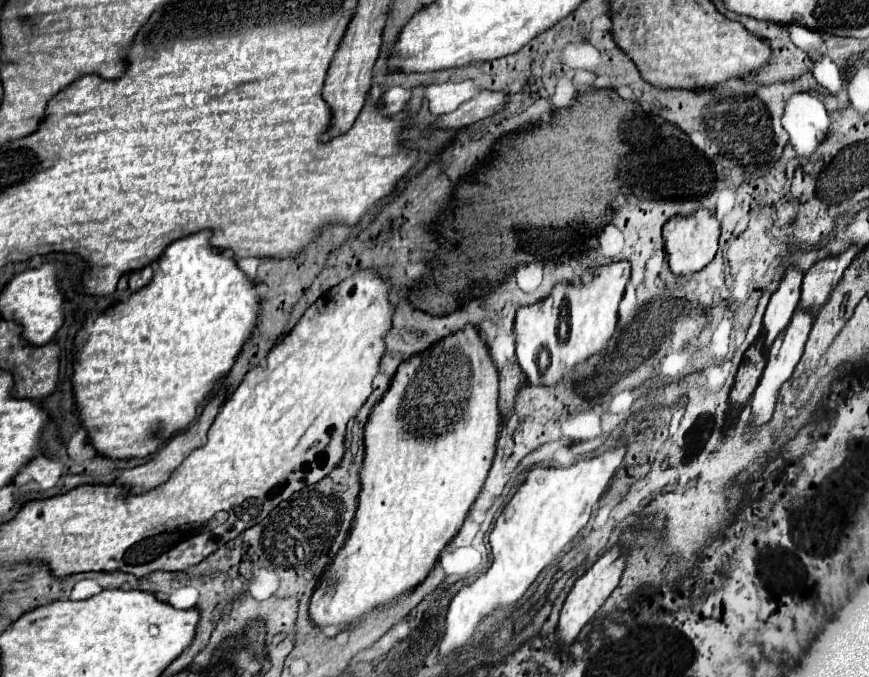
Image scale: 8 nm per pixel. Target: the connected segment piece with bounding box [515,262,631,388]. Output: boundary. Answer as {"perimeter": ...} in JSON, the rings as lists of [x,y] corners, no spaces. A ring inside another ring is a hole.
{"perimeter":[[[615,262],[601,266],[599,272],[593,276],[589,284],[583,286],[555,286],[551,296],[543,302],[537,302],[533,306],[523,306],[517,310],[515,318],[515,346],[517,346],[517,362],[527,376],[527,382],[533,386],[547,386],[547,388],[557,388],[559,384],[565,382],[565,378],[571,378],[575,374],[575,366],[579,362],[589,360],[595,354],[603,354],[607,350],[609,340],[615,334],[617,326],[617,308],[623,298],[625,286],[629,282],[631,268],[629,262]]]}

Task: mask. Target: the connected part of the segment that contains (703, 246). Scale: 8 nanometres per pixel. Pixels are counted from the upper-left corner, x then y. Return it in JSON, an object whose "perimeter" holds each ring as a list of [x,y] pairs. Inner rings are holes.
{"perimeter":[[[697,210],[693,216],[687,218],[671,218],[663,226],[663,240],[665,240],[665,252],[669,258],[669,268],[673,276],[689,276],[699,270],[703,270],[717,252],[717,240],[719,240],[719,224],[715,216],[709,210]]]}

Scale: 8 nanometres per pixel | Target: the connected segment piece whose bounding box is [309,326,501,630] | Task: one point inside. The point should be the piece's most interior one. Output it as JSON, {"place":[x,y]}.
{"place":[429,445]}

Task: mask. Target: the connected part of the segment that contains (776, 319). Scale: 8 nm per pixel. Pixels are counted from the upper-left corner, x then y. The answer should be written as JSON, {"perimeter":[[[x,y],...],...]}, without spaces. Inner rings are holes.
{"perimeter":[[[789,270],[785,274],[785,278],[781,280],[779,290],[769,300],[769,306],[767,306],[765,318],[763,318],[765,354],[769,352],[775,338],[787,328],[787,324],[791,322],[791,316],[797,310],[799,294],[801,294],[801,280],[803,280],[803,274],[799,270]]]}

